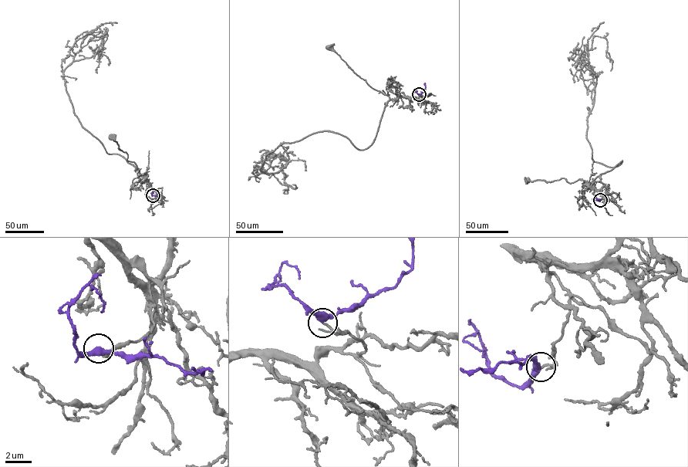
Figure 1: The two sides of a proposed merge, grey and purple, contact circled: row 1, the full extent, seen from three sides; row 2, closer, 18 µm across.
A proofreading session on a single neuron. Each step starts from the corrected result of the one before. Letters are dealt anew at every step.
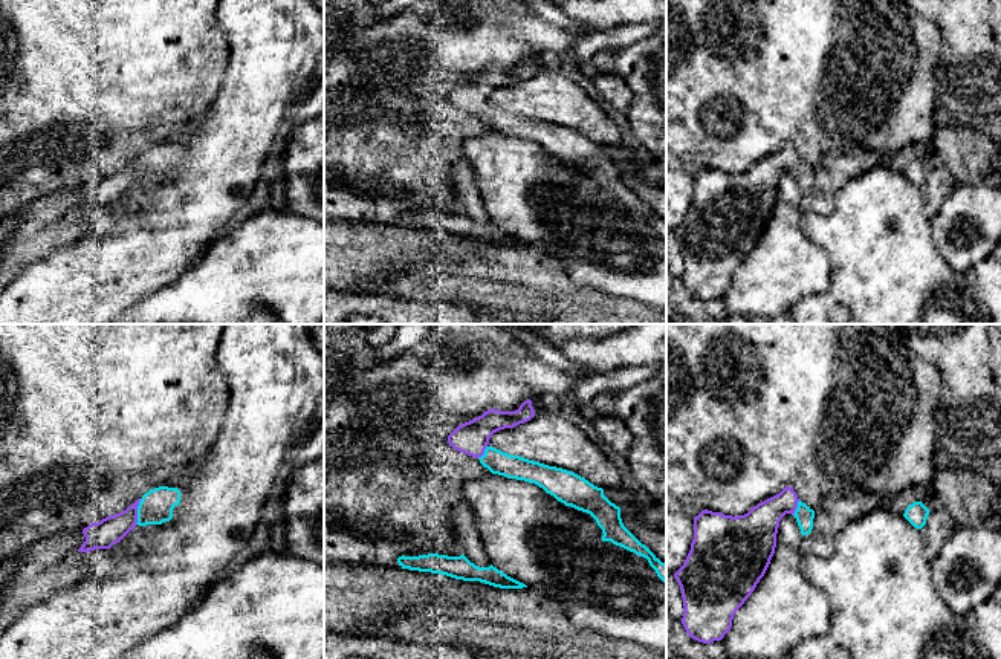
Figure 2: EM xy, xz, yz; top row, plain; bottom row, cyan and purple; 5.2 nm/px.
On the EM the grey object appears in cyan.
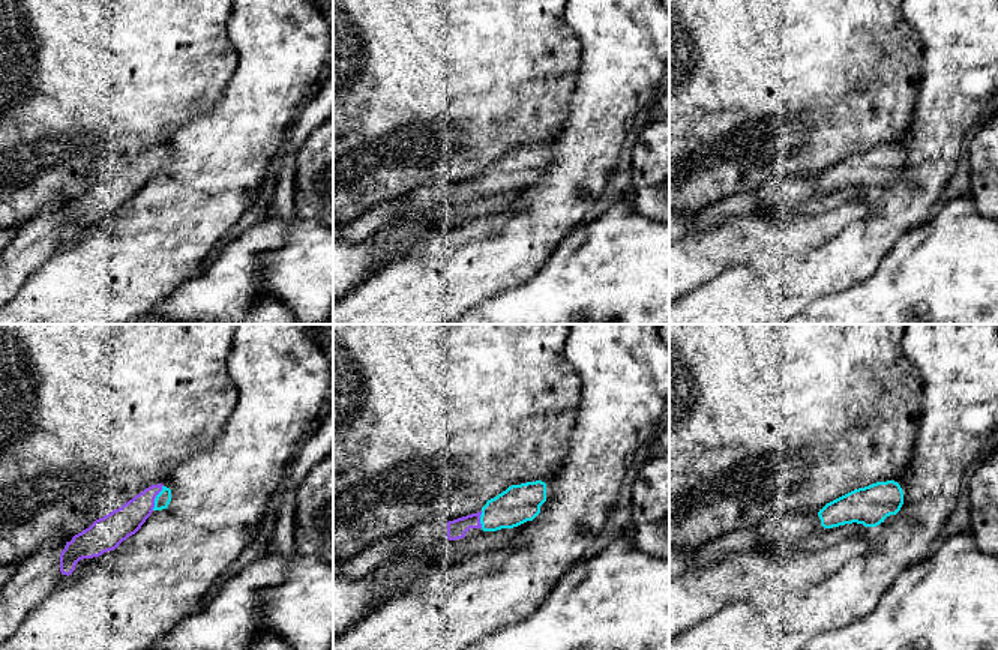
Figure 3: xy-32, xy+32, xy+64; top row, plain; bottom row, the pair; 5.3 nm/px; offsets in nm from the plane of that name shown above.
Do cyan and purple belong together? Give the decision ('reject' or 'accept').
accept

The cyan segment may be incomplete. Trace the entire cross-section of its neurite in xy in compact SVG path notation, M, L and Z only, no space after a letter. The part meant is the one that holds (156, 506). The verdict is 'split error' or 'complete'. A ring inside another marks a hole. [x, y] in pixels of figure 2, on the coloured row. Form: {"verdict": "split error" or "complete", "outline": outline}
{"verdict": "split error", "outline": "M159 486L150 489L125 511L109 515L98 523L83 529L86 541L78 552L110 549L119 543L136 524L162 524L173 518L173 509L180 503L177 488Z"}

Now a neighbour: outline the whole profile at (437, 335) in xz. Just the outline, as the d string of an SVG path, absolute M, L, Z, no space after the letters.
M431 324L428 332L428 346L445 346L454 339L455 336L448 332L445 324Z

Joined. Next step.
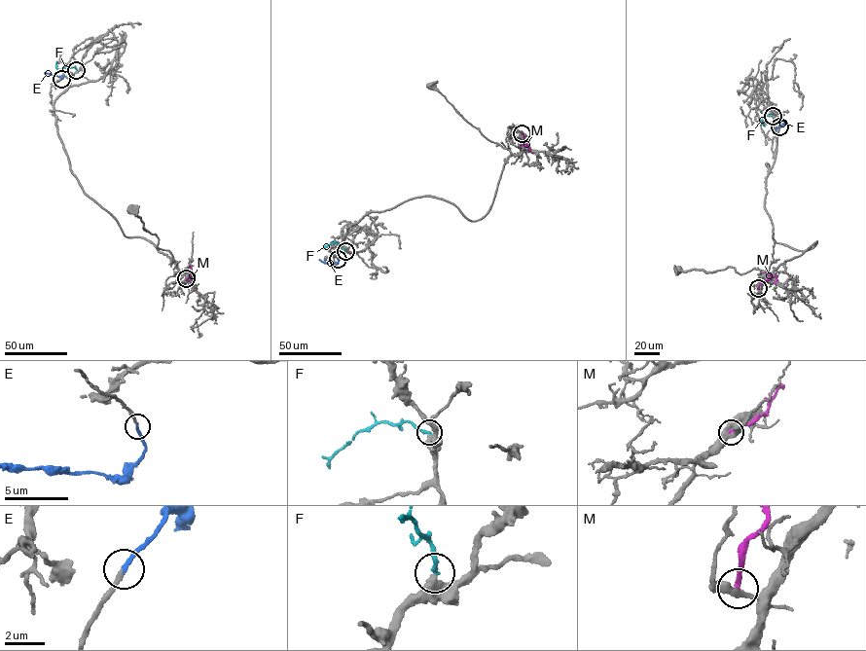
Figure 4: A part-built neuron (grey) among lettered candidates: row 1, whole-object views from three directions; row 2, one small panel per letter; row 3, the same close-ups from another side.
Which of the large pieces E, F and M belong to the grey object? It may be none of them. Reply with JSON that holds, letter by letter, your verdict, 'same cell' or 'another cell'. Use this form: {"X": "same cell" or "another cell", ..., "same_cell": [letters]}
{"E": "same cell", "F": "another cell", "M": "another cell", "same_cell": ["E"]}

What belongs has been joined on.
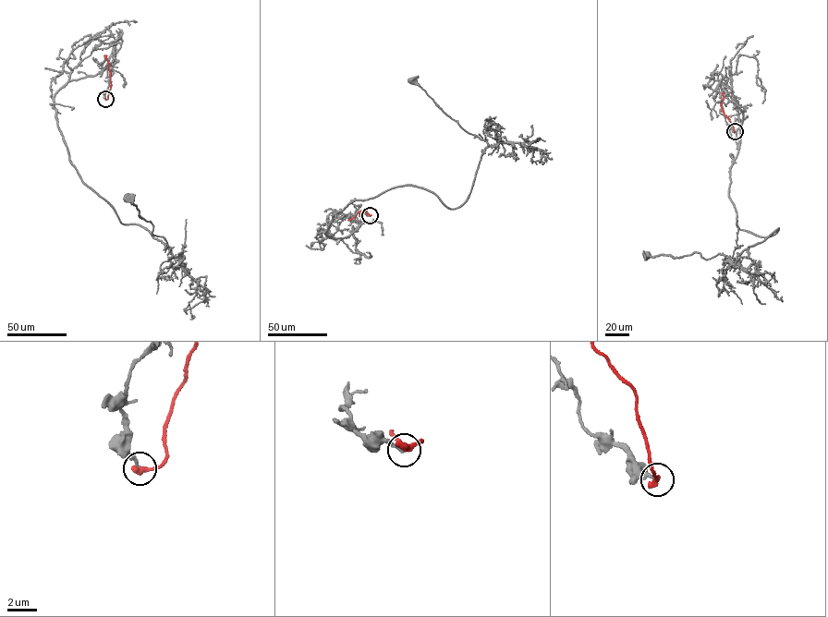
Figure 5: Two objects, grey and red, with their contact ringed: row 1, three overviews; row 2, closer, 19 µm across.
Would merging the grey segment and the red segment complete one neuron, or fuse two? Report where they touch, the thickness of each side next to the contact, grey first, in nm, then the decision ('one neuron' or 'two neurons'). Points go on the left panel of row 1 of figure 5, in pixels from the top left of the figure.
at (105, 99); 200 nm thick on the grey side, 460 nm on the other; two neurons

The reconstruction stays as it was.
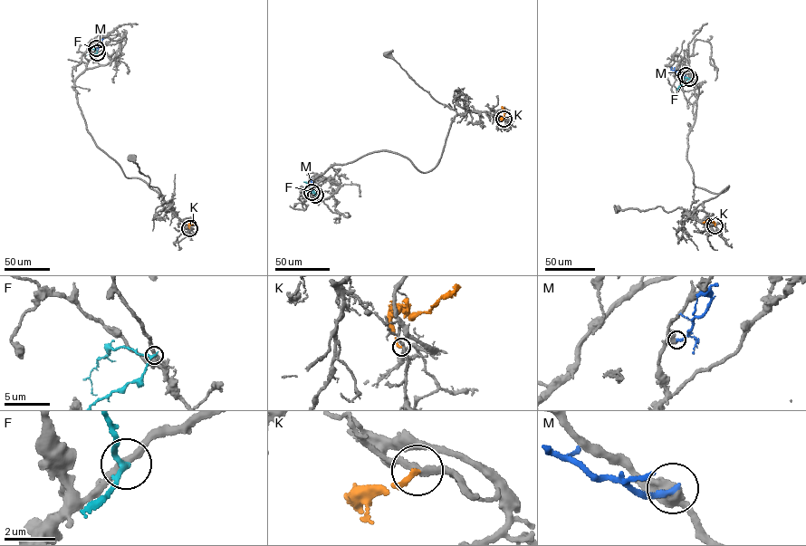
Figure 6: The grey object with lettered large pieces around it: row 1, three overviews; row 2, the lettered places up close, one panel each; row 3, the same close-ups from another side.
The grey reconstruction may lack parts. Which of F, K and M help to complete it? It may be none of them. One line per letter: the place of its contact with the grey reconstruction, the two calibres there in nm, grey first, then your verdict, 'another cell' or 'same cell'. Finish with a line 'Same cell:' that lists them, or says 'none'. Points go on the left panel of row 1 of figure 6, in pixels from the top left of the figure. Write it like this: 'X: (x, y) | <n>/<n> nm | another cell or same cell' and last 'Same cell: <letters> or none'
F: (97, 52) | 280/190 nm | another cell
K: (189, 228) | 260/180 nm | another cell
M: (96, 48) | 480/240 nm | another cell
Same cell: none

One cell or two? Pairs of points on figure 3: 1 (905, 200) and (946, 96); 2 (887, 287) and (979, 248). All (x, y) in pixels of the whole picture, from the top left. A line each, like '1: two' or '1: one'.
1: one
2: one

